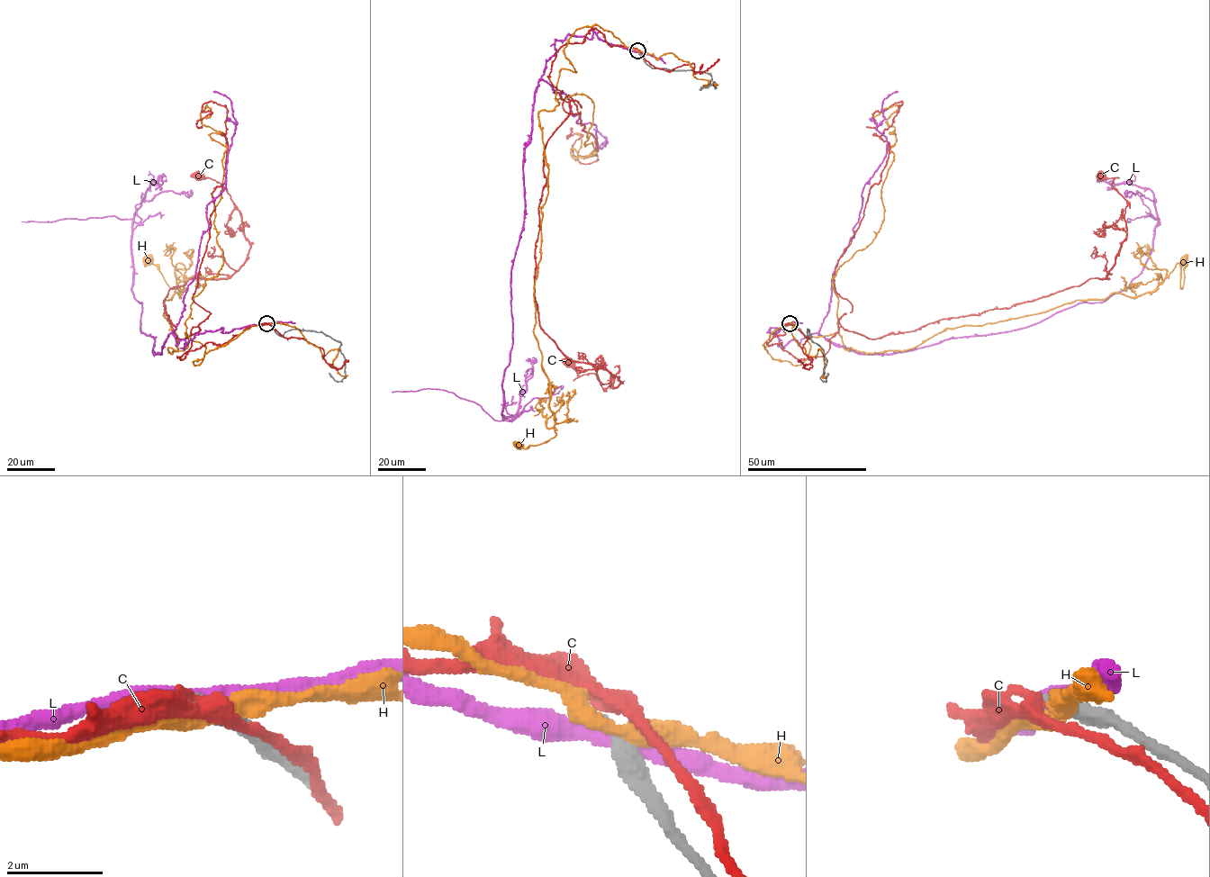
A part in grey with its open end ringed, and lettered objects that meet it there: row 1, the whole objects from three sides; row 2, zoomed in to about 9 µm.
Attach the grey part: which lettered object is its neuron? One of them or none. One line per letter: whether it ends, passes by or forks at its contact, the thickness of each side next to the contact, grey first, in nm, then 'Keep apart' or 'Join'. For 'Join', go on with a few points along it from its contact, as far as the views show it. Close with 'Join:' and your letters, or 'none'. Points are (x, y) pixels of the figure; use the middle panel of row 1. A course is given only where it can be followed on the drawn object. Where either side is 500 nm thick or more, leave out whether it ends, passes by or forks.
C: It passes by. Thickness 260 nm (grey) against 300 nm. Keep apart
H: It passes by. Thickness 440 nm (grey) against 360 nm. Keep apart
L: It passes by. Thickness 420 nm (grey) against 280 nm. Keep apart
Join: none

